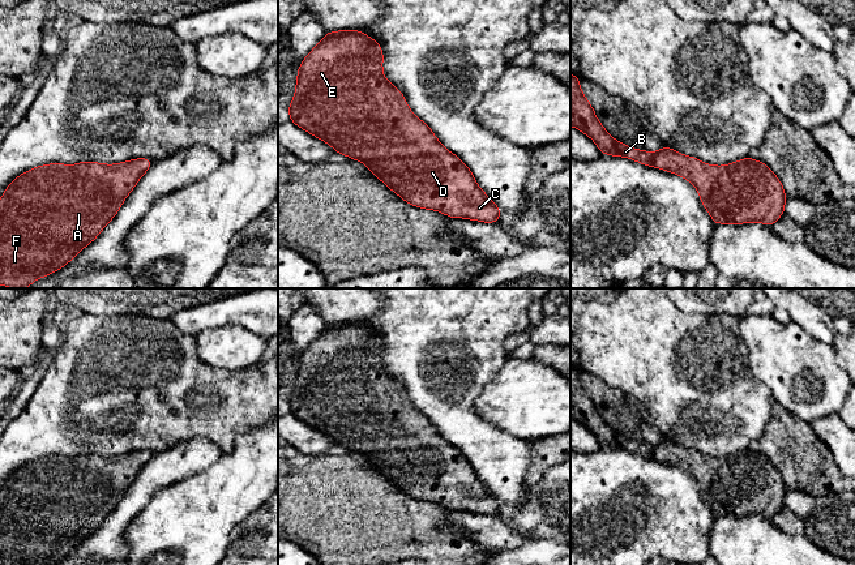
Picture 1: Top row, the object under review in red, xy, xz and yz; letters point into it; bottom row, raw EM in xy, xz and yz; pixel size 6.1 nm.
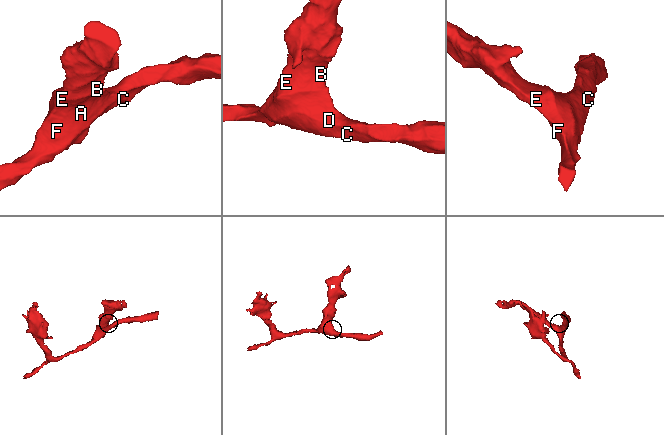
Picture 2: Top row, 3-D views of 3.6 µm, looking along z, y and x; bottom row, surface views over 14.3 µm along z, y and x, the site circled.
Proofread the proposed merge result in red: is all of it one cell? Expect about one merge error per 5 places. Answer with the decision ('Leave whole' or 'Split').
Leave whole

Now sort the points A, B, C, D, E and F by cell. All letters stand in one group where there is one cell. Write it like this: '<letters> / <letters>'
A B C D E F

